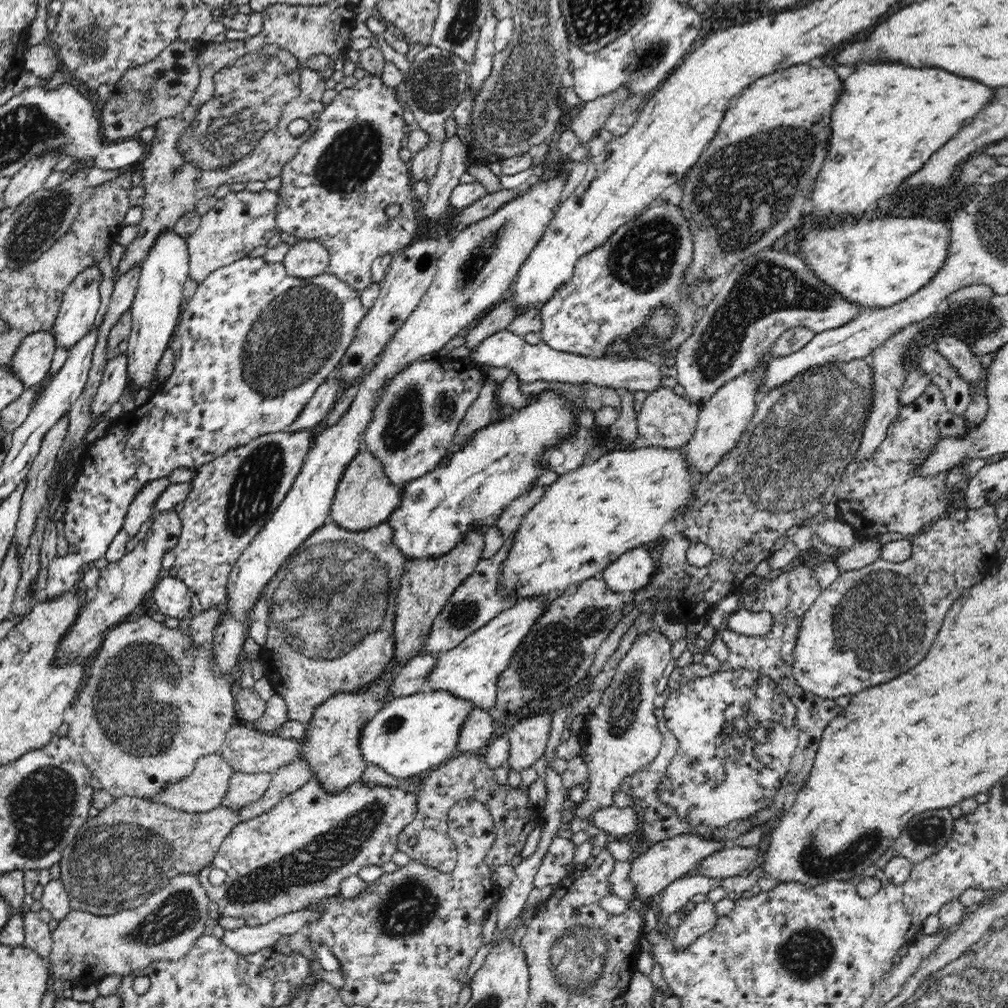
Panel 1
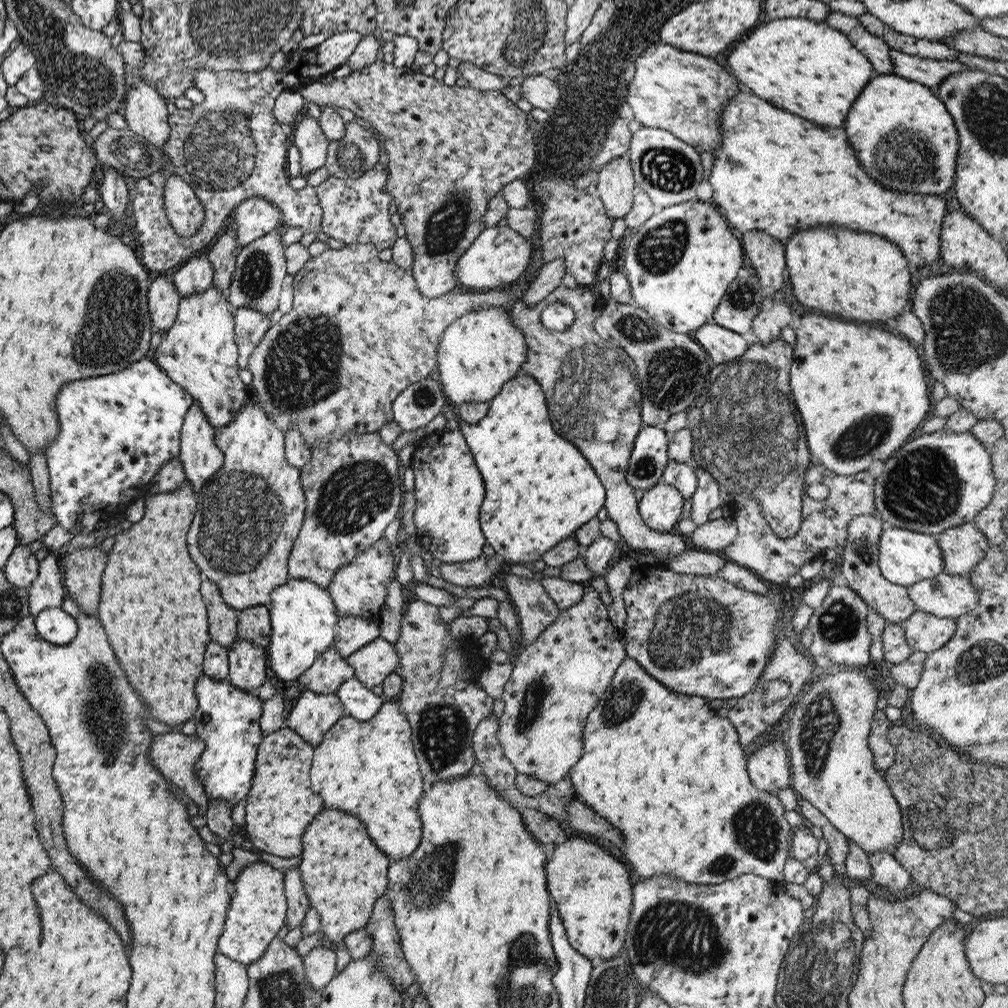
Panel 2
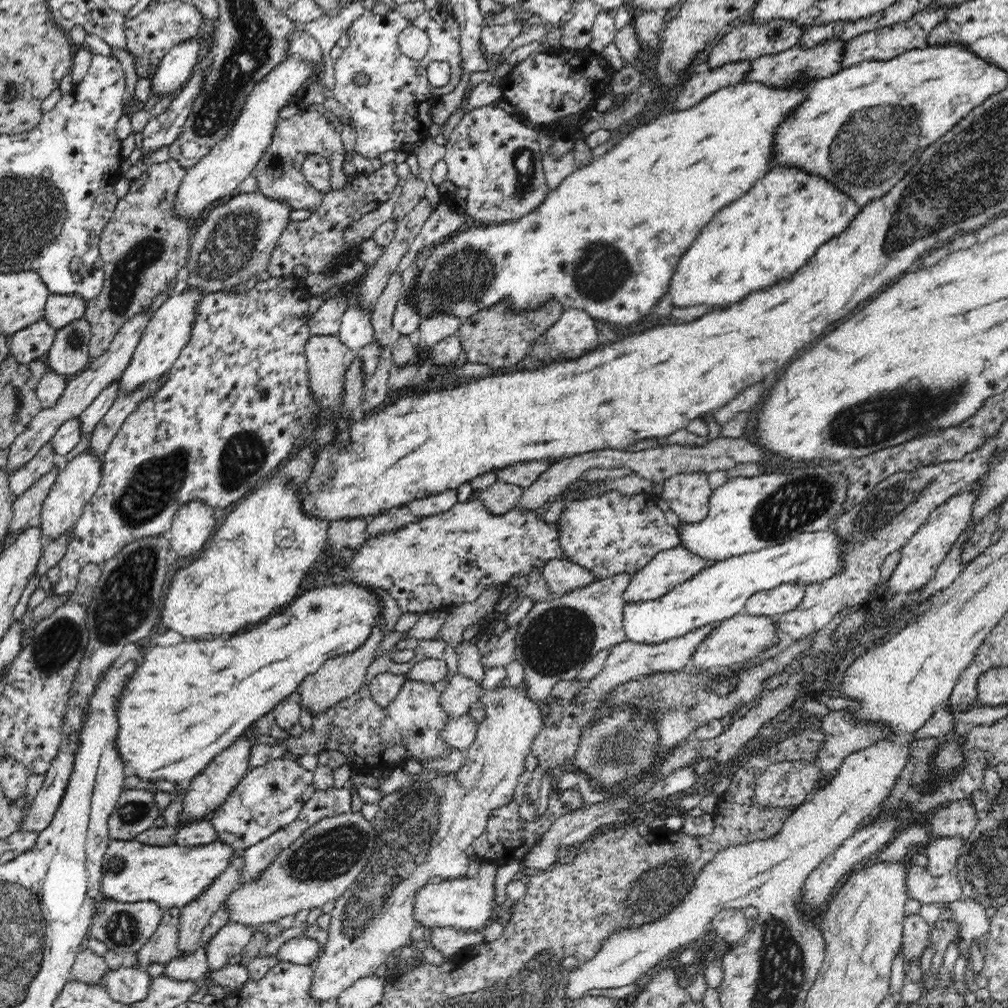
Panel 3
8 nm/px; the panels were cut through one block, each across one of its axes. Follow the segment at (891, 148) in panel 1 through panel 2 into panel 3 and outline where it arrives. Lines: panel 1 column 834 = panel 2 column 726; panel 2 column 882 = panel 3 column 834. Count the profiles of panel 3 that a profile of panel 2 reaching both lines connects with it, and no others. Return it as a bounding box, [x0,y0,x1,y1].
[666,170,861,307]

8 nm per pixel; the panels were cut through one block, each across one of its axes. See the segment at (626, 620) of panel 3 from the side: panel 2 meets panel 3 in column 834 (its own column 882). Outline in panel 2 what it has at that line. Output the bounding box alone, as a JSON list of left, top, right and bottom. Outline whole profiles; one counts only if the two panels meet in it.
[877,526,942,587]

